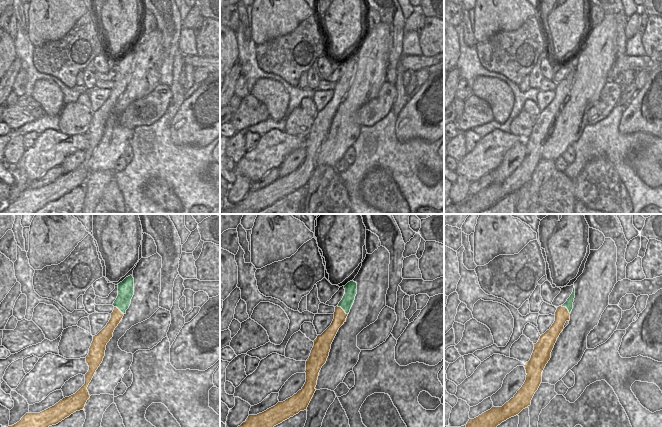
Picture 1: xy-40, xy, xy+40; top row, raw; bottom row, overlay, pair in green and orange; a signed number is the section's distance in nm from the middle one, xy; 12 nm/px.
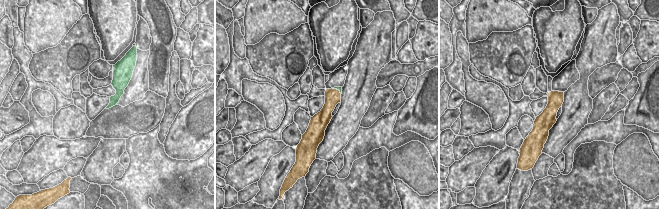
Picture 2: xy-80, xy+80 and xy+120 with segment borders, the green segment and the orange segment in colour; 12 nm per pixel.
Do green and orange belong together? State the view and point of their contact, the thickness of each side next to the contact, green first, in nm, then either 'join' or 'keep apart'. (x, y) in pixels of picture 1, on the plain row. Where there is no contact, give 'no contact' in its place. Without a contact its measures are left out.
meets green in xy at (342, 84); 150 nm thick on the green side, 150 nm on the other; join

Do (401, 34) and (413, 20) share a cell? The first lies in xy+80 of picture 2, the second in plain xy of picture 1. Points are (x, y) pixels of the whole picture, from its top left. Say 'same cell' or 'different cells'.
same cell

